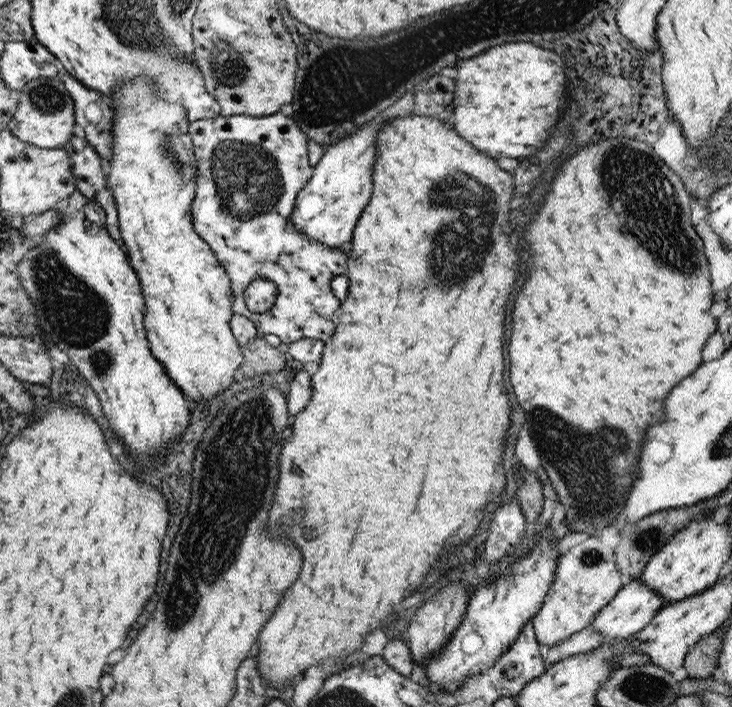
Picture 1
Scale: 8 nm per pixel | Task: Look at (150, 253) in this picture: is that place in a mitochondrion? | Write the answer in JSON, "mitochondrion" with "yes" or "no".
{"mitochondrion":"no"}

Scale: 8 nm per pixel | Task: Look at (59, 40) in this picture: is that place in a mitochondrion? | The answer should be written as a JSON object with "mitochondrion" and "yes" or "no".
{"mitochondrion":"no"}

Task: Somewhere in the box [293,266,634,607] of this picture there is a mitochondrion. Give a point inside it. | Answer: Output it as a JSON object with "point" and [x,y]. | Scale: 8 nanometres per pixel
{"point":[567,447]}

